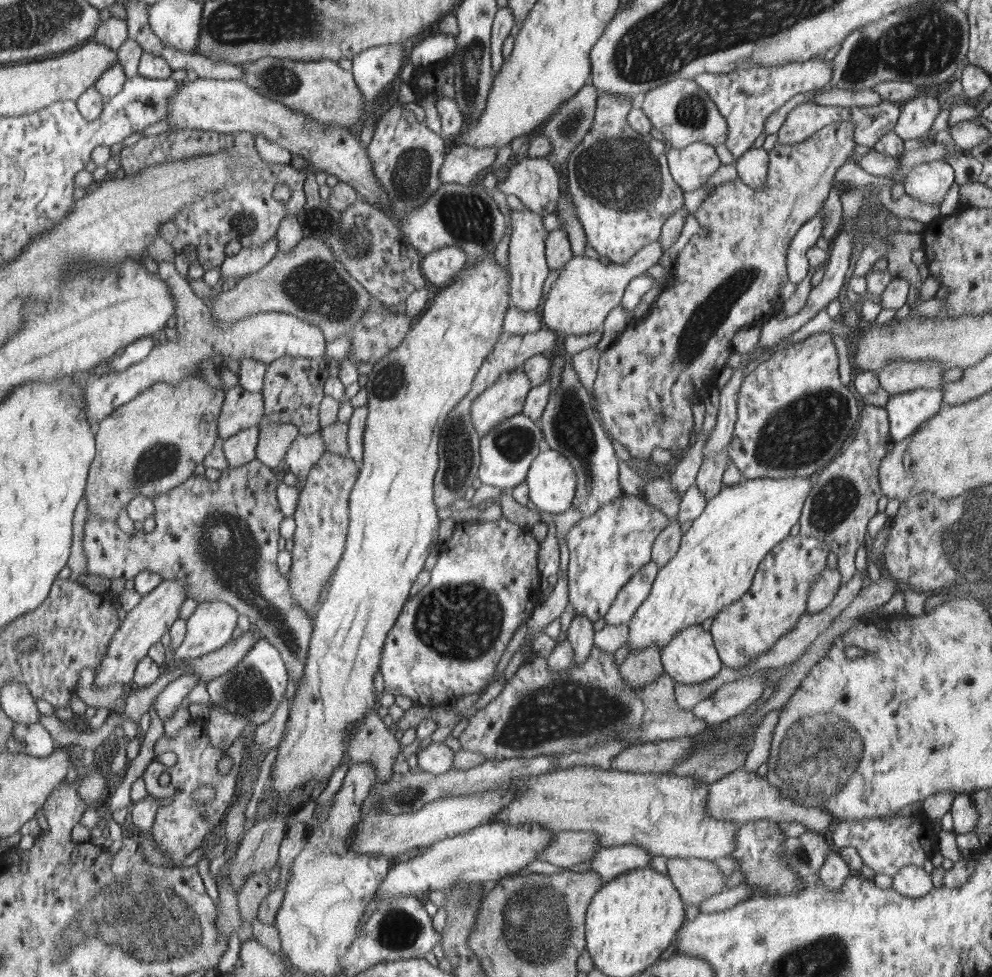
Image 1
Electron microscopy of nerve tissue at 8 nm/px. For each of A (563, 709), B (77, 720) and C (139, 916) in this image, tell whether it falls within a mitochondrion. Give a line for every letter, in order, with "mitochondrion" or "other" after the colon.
A: mitochondrion
B: other
C: mitochondrion

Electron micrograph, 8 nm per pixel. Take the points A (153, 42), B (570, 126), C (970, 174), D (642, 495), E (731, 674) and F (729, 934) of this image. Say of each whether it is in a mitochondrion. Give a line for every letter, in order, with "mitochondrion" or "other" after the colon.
A: other
B: mitochondrion
C: other
D: other
E: other
F: other

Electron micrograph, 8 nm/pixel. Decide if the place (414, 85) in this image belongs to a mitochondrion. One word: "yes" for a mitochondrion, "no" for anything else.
no

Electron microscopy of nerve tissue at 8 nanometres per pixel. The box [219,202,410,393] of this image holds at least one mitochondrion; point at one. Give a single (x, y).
(317, 287)

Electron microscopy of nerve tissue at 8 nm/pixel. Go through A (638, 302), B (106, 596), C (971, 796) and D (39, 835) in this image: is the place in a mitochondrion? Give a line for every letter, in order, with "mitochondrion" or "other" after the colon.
A: other
B: other
C: other
D: other

